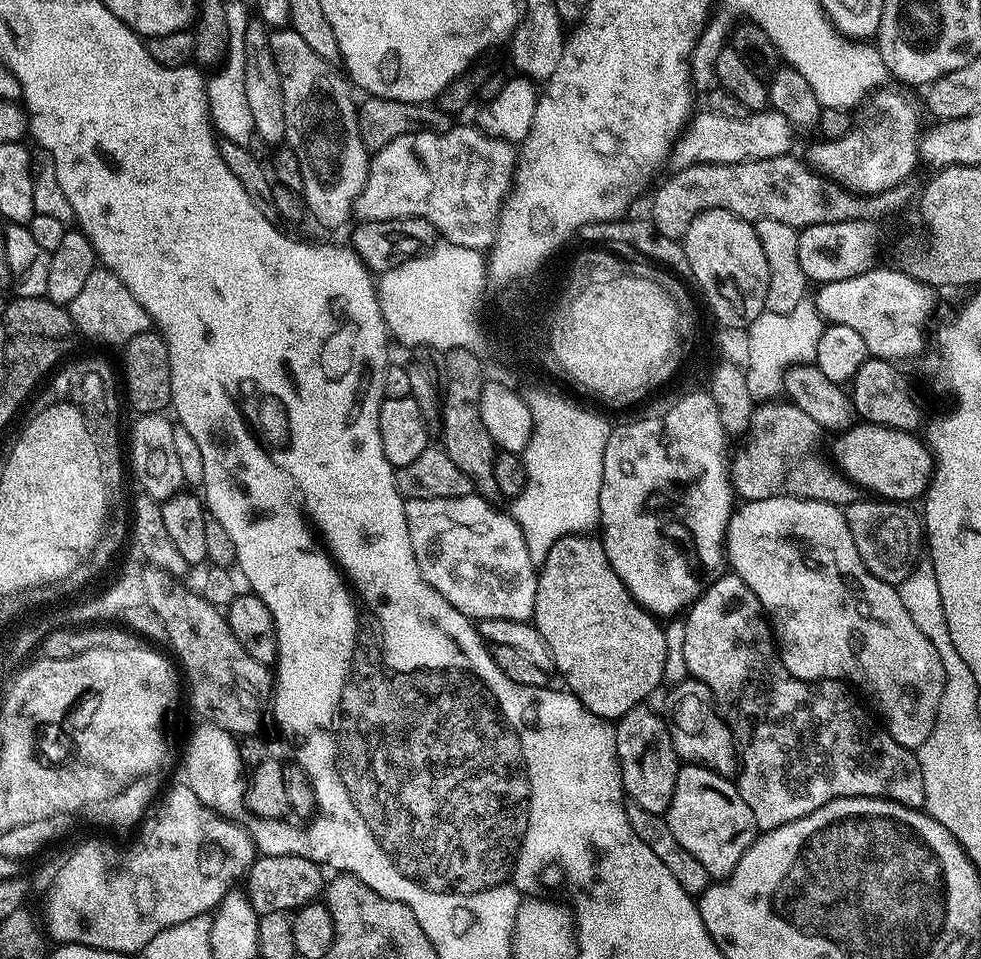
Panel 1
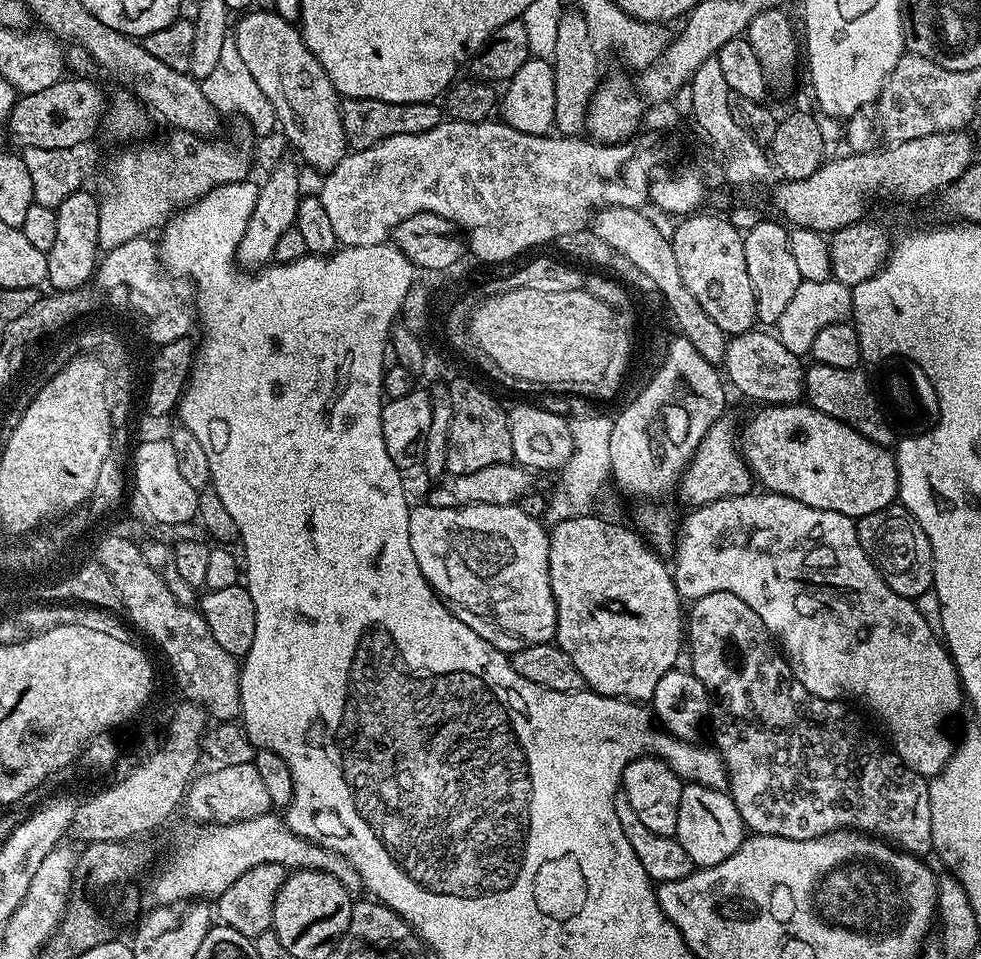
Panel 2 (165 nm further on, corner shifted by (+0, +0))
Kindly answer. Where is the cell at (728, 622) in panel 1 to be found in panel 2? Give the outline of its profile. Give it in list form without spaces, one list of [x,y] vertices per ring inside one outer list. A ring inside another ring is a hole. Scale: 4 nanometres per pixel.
[[[715,592],[691,601],[686,612],[686,644],[692,650],[691,672],[714,697],[714,703],[710,708],[710,724],[711,727],[712,724],[716,727],[717,732],[714,747],[723,757],[724,765],[729,771],[730,795],[732,801],[738,806],[738,814],[743,818],[744,827],[749,833],[757,836],[809,840],[824,836],[828,832],[847,829],[849,826],[864,830],[869,827],[867,824],[880,824],[881,833],[889,832],[889,834],[884,834],[889,837],[896,836],[895,843],[913,854],[924,854],[924,851],[932,848],[929,781],[918,775],[910,766],[906,766],[903,758],[891,747],[883,748],[879,738],[847,708],[847,703],[838,700],[820,700],[814,694],[810,694],[810,690],[806,690],[806,686],[802,686],[802,682],[798,682],[798,678],[792,673],[792,667],[789,666],[772,633],[766,630],[762,618],[758,618],[758,614],[754,614],[754,610],[750,610],[750,606],[742,602],[742,598],[729,592]]]

